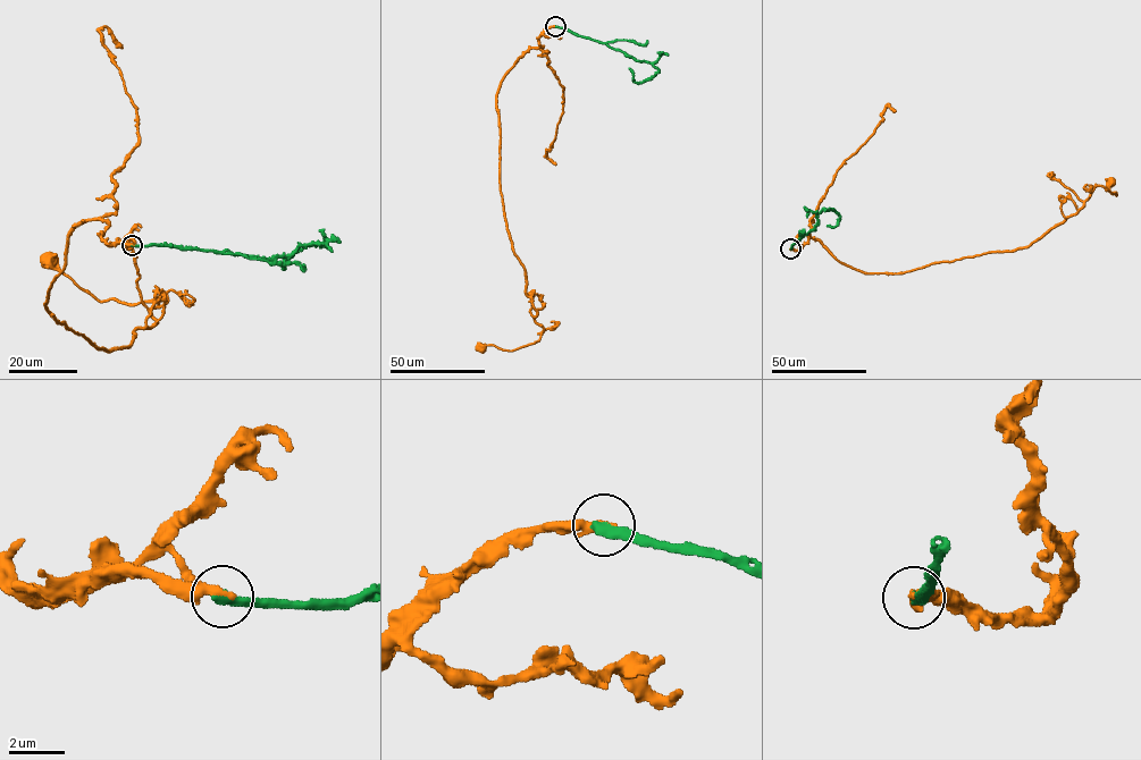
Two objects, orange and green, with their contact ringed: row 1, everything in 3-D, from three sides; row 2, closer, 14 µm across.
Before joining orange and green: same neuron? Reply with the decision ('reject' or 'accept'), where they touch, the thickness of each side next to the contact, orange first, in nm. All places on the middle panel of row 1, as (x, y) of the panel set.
accept; at (555, 26); 320 nm thick on the orange side, 380 nm on the other

